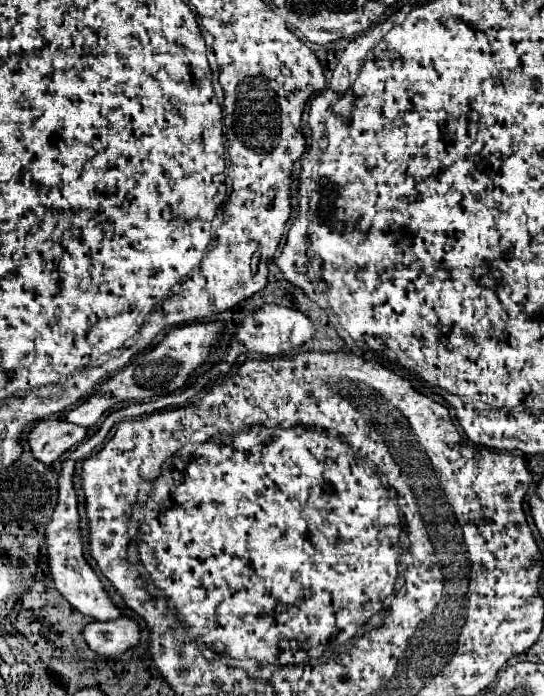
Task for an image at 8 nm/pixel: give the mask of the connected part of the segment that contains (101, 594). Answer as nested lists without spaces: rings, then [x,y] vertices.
[[[131,404],[123,410],[115,410],[105,418],[103,426],[97,430],[97,434],[93,434],[89,440],[85,440],[63,464],[63,472],[59,476],[59,502],[57,508],[53,512],[53,518],[47,526],[47,548],[49,548],[49,566],[51,566],[51,574],[55,580],[55,588],[63,594],[63,598],[77,608],[81,614],[95,618],[95,620],[115,620],[121,616],[121,610],[111,602],[107,590],[103,588],[99,576],[93,572],[93,568],[89,566],[89,562],[83,556],[83,542],[81,542],[81,518],[79,518],[79,510],[77,510],[77,496],[75,496],[75,486],[73,486],[73,472],[75,472],[75,464],[83,458],[87,458],[99,444],[103,444],[103,440],[107,438],[107,434],[113,424],[127,420],[127,418],[137,418],[143,412],[147,412],[147,408],[141,404]]]

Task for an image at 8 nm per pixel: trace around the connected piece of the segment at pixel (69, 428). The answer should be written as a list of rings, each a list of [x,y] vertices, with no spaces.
[[[61,418],[41,420],[29,434],[31,452],[37,460],[49,466],[53,464],[53,460],[57,460],[57,456],[83,442],[87,438],[87,432],[87,428]]]

